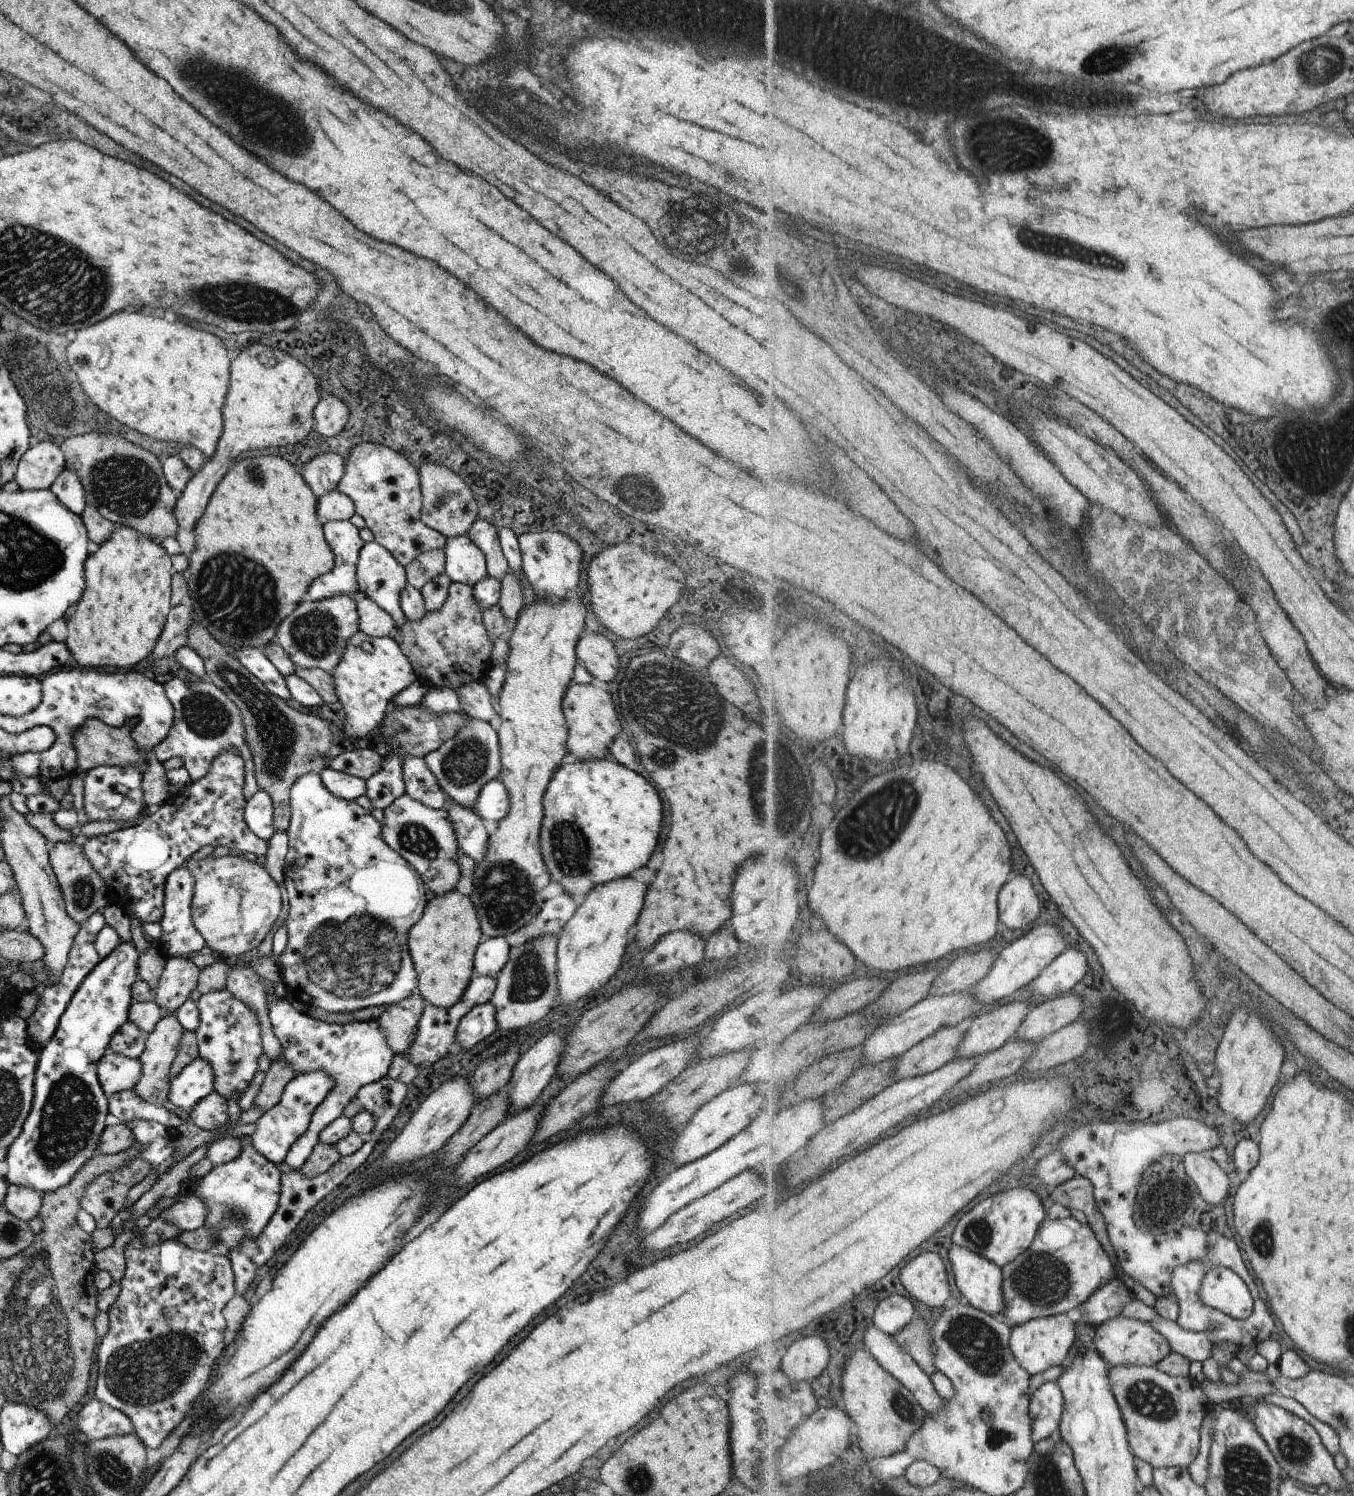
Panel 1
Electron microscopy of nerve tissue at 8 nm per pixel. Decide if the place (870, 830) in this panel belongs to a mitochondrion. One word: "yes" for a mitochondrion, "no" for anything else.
yes

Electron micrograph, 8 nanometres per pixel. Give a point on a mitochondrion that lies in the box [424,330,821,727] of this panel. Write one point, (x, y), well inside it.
(649, 496)

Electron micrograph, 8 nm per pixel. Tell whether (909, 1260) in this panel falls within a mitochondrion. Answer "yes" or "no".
no

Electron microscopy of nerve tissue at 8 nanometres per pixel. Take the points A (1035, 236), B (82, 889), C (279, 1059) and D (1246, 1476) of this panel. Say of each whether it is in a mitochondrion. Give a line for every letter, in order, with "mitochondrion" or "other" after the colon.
A: mitochondrion
B: mitochondrion
C: other
D: mitochondrion

